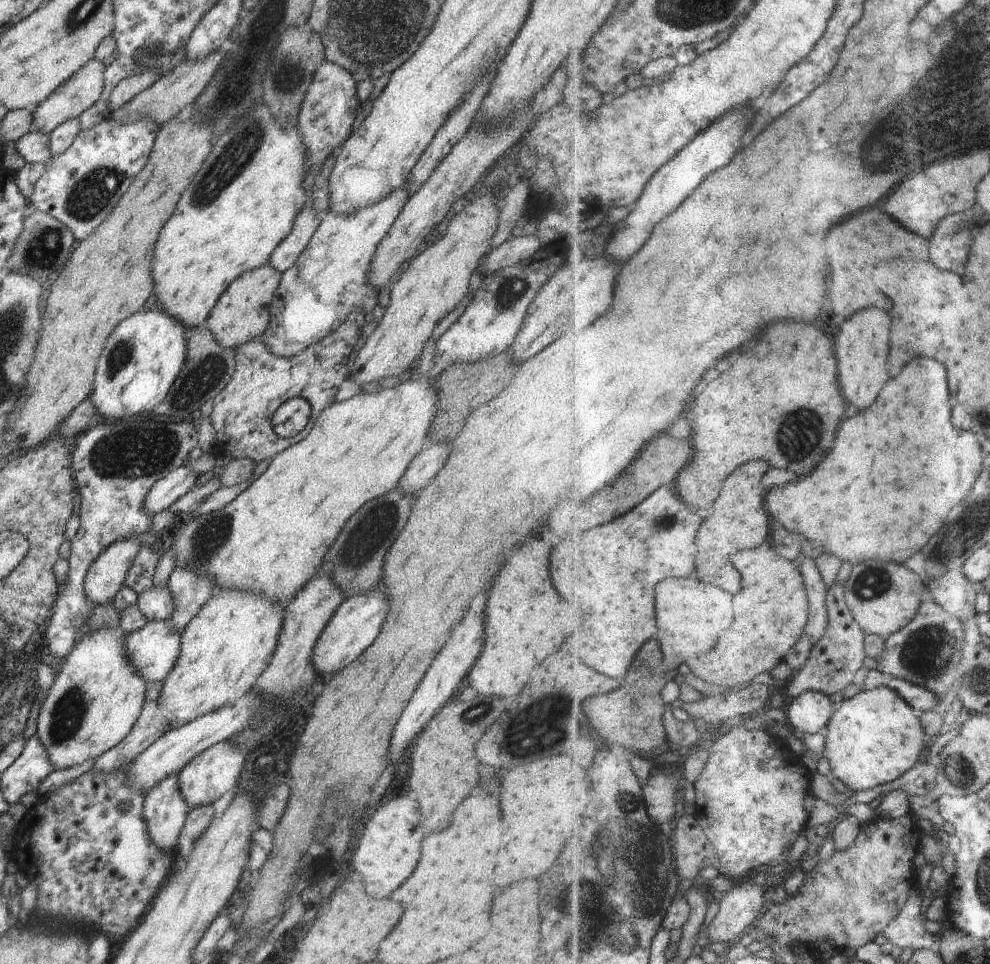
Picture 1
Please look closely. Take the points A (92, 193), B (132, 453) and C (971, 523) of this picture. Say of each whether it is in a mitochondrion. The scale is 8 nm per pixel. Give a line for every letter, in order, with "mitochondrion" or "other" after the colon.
A: mitochondrion
B: mitochondrion
C: mitochondrion

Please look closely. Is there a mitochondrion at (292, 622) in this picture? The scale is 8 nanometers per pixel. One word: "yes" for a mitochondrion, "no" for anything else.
no

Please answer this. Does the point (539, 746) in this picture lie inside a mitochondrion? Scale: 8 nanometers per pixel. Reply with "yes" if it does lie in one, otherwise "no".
no

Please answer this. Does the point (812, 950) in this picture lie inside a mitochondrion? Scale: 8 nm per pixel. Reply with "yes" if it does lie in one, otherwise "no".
no

